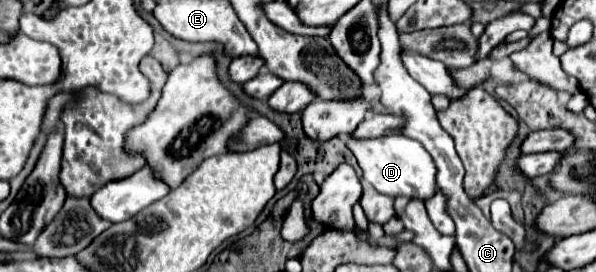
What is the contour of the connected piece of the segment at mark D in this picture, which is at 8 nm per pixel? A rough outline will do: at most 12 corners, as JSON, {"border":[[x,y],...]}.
{"border":[[401,134],[345,136],[363,180],[387,196],[429,200],[437,166]]}

